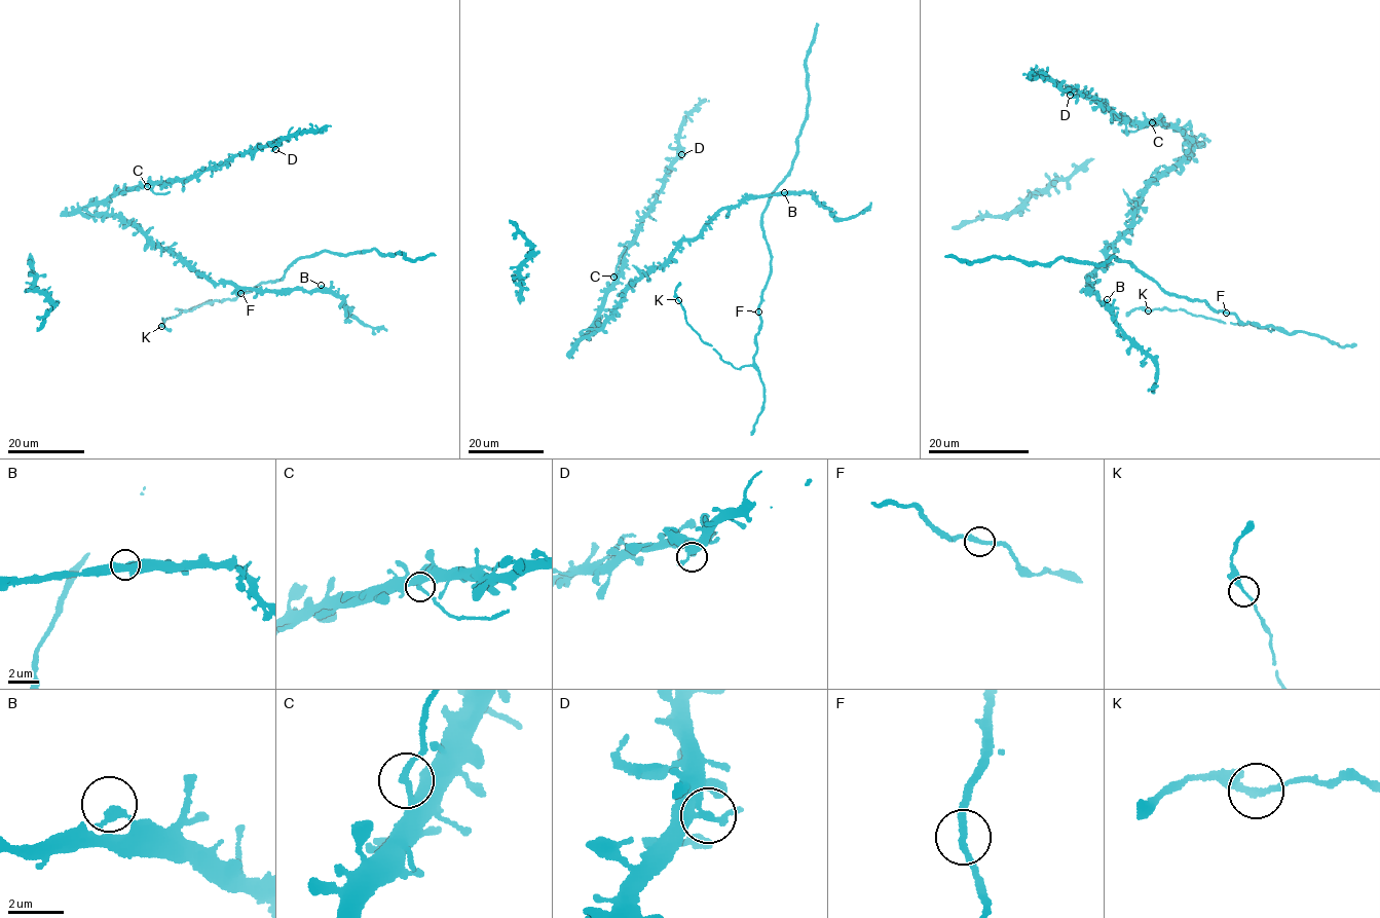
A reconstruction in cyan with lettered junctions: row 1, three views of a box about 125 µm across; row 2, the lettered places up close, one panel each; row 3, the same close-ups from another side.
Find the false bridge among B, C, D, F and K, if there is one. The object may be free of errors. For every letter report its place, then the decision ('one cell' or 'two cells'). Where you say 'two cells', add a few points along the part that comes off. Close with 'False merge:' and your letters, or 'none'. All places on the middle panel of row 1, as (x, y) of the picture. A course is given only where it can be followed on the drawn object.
B: place (784, 192); one cell
C: place (613, 277); two cells; course (613, 277), (625, 248)
D: place (681, 154); one cell
F: place (758, 311); one cell
K: place (678, 300); one cell
False merge: C

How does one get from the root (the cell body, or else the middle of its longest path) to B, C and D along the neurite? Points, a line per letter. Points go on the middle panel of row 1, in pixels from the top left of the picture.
B: (706, 225), (719, 211), (738, 206), (746, 198), (784, 192)
C: (706, 225), (698, 236), (680, 242), (671, 258), (631, 285), (616, 314), (601, 326), (596, 320), (613, 277)
D: (706, 225), (631, 285), (605, 323), (596, 322), (623, 257), (681, 154)

